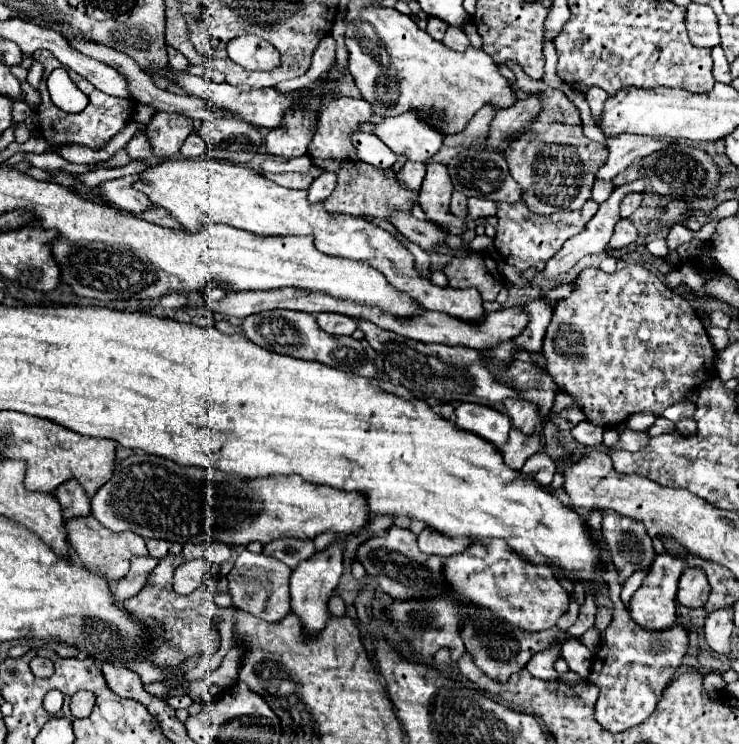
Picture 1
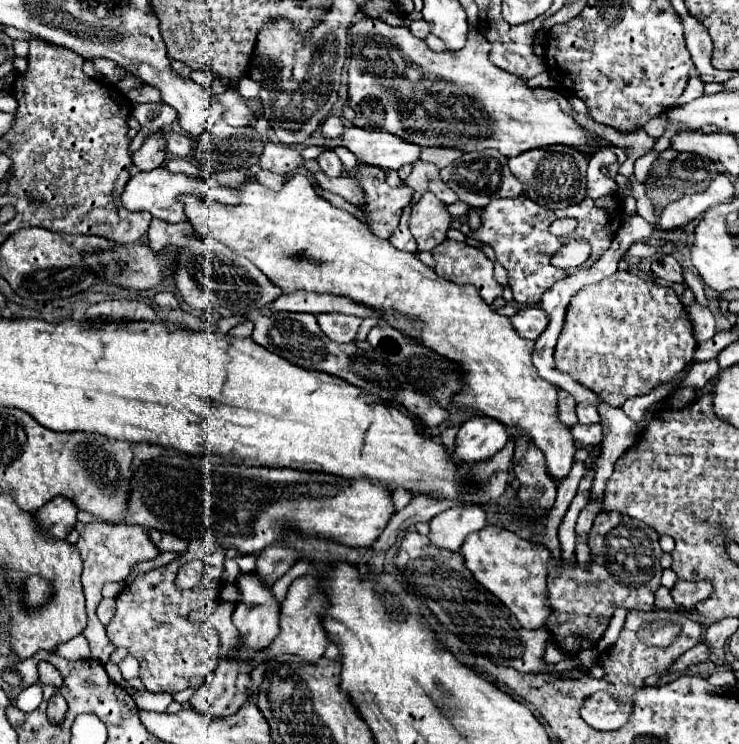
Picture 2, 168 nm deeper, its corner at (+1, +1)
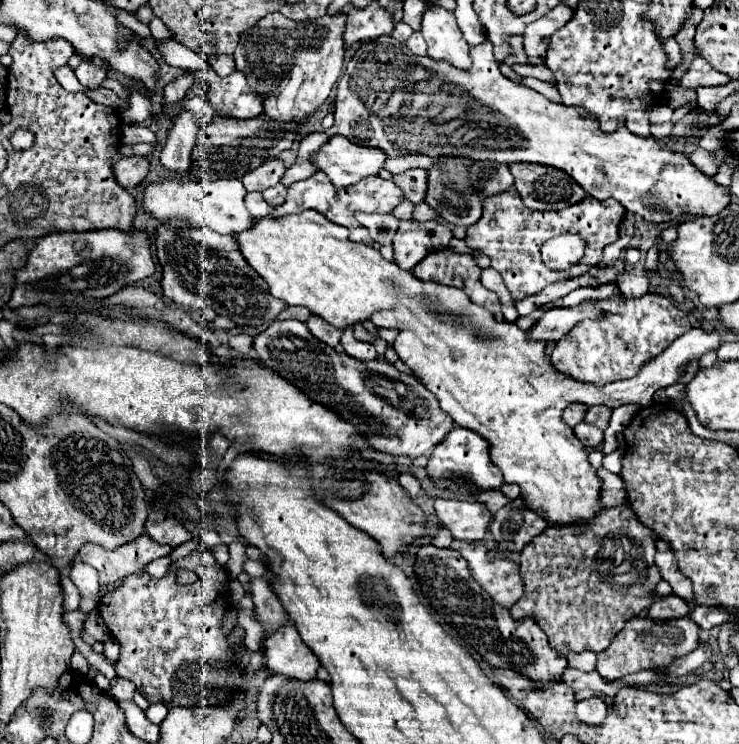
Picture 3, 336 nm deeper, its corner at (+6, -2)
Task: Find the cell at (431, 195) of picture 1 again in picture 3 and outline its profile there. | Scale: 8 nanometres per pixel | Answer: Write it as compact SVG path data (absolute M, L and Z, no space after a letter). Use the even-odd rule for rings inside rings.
M402 221L394 235L392 247L394 247L394 263L400 269L412 271L432 251L430 233L420 229L416 221Z

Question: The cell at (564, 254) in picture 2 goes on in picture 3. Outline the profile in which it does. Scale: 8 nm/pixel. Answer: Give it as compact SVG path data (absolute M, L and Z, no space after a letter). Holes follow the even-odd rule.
M558 235L552 237L544 247L542 247L542 259L548 267L552 269L568 269L578 263L582 257L584 241L576 235Z

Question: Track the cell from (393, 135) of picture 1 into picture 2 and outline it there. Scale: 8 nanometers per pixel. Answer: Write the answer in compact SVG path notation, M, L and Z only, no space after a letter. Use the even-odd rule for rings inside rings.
M351 126L343 132L343 146L347 146L359 162L391 170L399 170L403 164L415 164L421 154L421 146L381 128L367 130Z

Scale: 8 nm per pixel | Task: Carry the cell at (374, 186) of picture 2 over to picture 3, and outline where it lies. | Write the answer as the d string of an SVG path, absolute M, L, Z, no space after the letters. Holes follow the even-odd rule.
M314 173L312 177L294 183L288 189L286 201L276 207L270 215L272 217L284 217L284 215L292 215L292 213L302 213L306 209L314 209L318 213L322 213L326 219L344 225L350 231L350 239L356 243L364 243L364 245L372 245L374 241L370 239L370 233L364 225L358 223L356 213L392 213L392 209L404 199L404 193L400 193L400 189L396 189L396 185L392 185L392 181L380 179L378 175L374 177L364 177L362 181L348 185L348 189L336 189L328 177L324 177L324 173Z

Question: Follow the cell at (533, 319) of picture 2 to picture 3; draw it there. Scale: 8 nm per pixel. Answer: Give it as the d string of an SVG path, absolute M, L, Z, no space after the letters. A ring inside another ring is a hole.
M582 301L580 305L566 309L550 309L528 335L536 337L536 341L560 341L574 325L594 317L602 317L602 309L594 301Z

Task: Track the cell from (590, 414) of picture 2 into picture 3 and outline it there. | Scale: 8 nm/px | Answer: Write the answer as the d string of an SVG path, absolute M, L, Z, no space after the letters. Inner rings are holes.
M596 405L596 407L590 407L588 413L586 413L586 423L590 425L596 425L598 429L606 431L608 423L610 423L610 415L612 415L612 409L606 407L606 405Z

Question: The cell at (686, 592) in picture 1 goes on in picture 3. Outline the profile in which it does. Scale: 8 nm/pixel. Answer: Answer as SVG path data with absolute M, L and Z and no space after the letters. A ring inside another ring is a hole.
M668 595L668 597L660 597L658 601L654 601L652 607L648 609L646 617L654 619L654 621L668 621L668 619L684 617L688 613L690 613L690 609L684 599L680 599L676 595Z

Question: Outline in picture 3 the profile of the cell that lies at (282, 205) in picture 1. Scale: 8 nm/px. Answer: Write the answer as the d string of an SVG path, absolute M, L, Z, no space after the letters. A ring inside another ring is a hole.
M312 209L310 211L304 211L300 215L288 215L288 217L280 217L280 219L274 219L274 217L262 217L256 221L256 225L244 233L238 233L236 235L236 241L240 243L240 251L244 251L244 257L246 261L252 265L252 269L270 285L270 293L276 297L276 299L282 299L286 301L288 305L302 305L302 307L308 307L312 315L318 315L322 317L324 321L328 321L330 325L334 325L336 329L346 329L358 321L372 321L378 329L396 329L398 331L398 337L394 341L394 351L398 353L398 357L412 369L412 375L438 399L440 403L440 409L444 413L448 413L456 425L464 427L464 429L470 429L470 431L476 431L480 437L484 437L488 443L490 443L490 459L494 465L500 467L500 471L504 473L504 481L506 483L516 483L522 493L520 497L524 499L524 503L528 505L528 509L532 509L534 513L538 513L540 517L544 517L548 521L548 525L552 527L562 527L562 525L576 525L576 523L582 523L582 521L590 521L594 519L600 511L602 511L602 505L600 505L600 495L602 495L602 479L598 477L596 469L590 465L588 461L588 453L586 453L586 447L578 441L578 437L574 435L572 427L570 425L564 425L562 423L562 411L570 405L570 403L584 403L588 407L592 405L606 405L606 407L620 407L624 403L636 403L636 405L642 405L642 407L648 407L652 405L652 395L654 391L662 389L662 387L668 387L672 383L676 383L682 373L684 373L684 367L692 361L692 359L700 359L704 353L708 351L716 351L718 345L720 345L720 333L710 333L710 331L704 331L700 327L692 327L688 333L684 333L682 337L678 337L664 353L660 353L658 357L654 357L652 361L648 361L648 365L644 365L636 377L632 379L626 379L626 381L616 381L616 383L608 383L608 385L602 385L602 387L596 387L596 385L588 385L588 383L580 383L580 381L574 381L572 377L560 373L556 367L552 367L552 363L548 361L546 357L546 341L534 341L528 337L526 331L522 331L518 325L512 325L512 323L504 323L504 321L494 321L494 315L490 311L486 311L484 307L478 307L474 305L468 295L462 291L462 289L456 289L456 287L448 287L448 285L434 285L434 283L424 283L416 277L412 277L410 271L402 271L398 265L394 265L392 261L386 261L380 251L376 251L374 247L366 247L366 245L358 245L358 243L352 243L348 239L348 229L342 227L342 225L334 225L332 221L328 221L324 215L320 213L314 213Z

